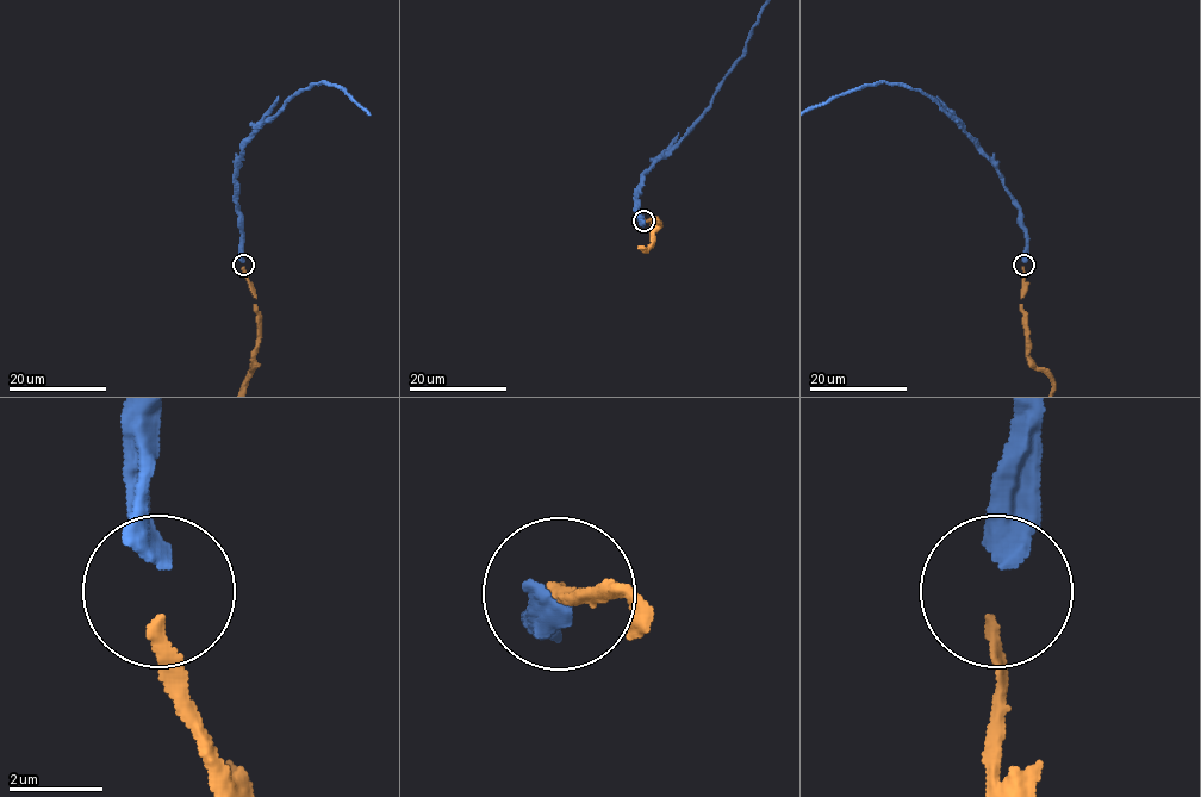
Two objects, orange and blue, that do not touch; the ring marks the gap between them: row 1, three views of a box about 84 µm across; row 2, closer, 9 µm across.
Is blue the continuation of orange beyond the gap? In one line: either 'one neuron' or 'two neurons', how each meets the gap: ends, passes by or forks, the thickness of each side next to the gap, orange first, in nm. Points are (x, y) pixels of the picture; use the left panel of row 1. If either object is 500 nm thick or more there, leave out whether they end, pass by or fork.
one neuron; orange ends; blue ends; calibres 280 and 480 nm

